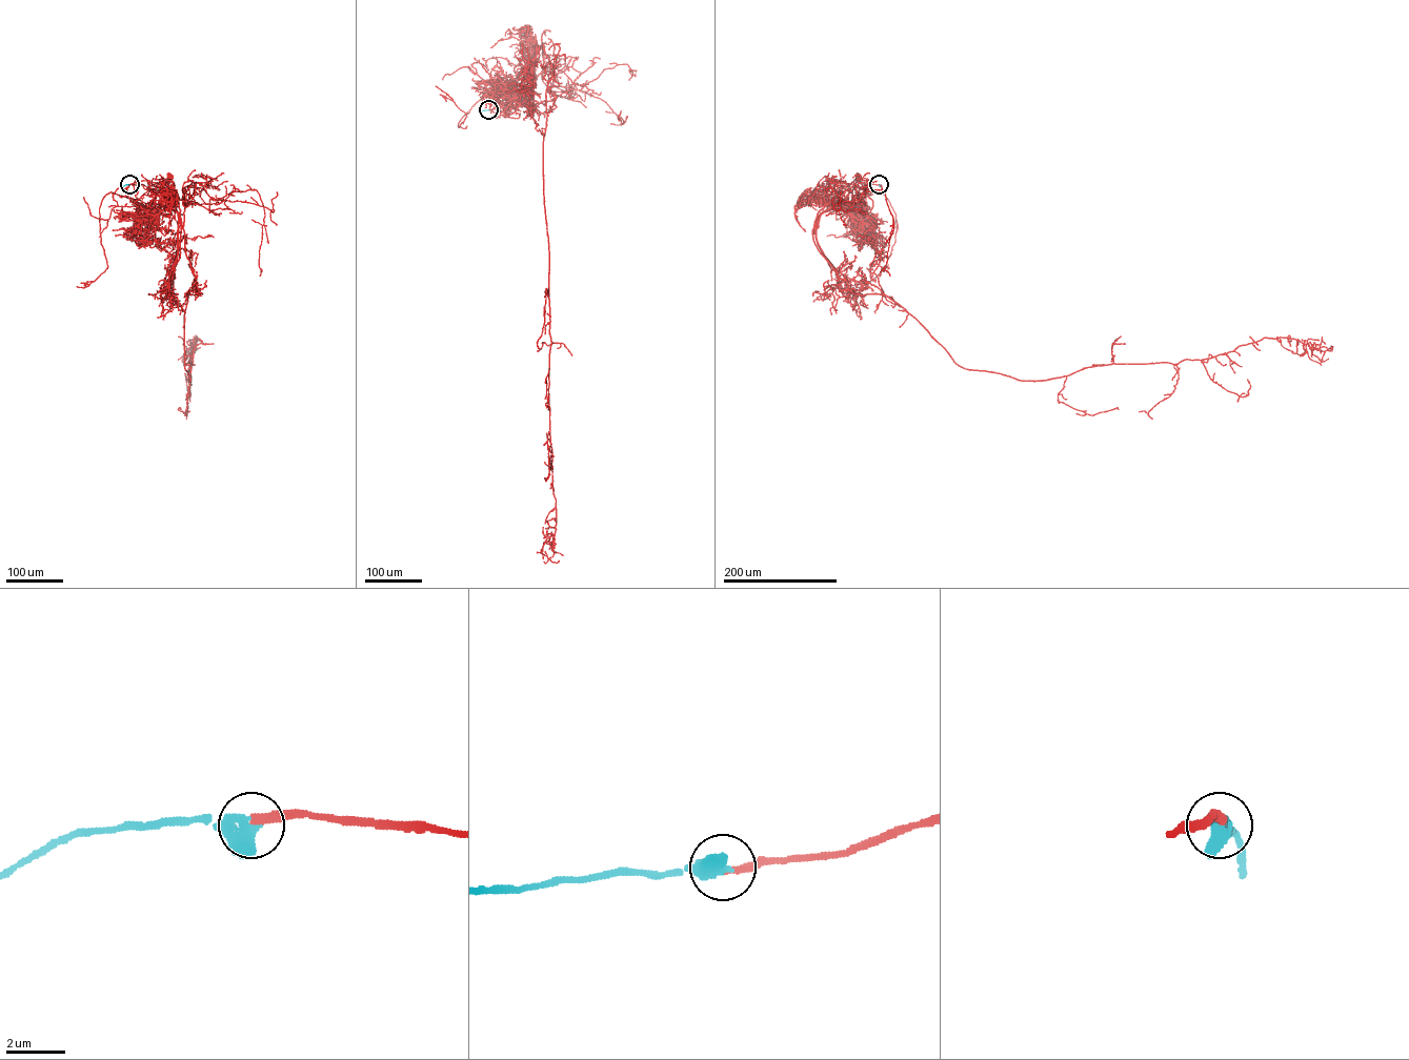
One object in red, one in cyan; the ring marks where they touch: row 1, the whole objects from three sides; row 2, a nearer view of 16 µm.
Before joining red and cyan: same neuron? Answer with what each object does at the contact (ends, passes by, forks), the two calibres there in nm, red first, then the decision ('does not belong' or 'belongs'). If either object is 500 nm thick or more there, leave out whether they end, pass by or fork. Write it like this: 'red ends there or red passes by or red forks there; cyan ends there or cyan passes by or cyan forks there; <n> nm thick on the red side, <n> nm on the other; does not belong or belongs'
280 nm thick on the red side, 600 nm on the other; belongs

